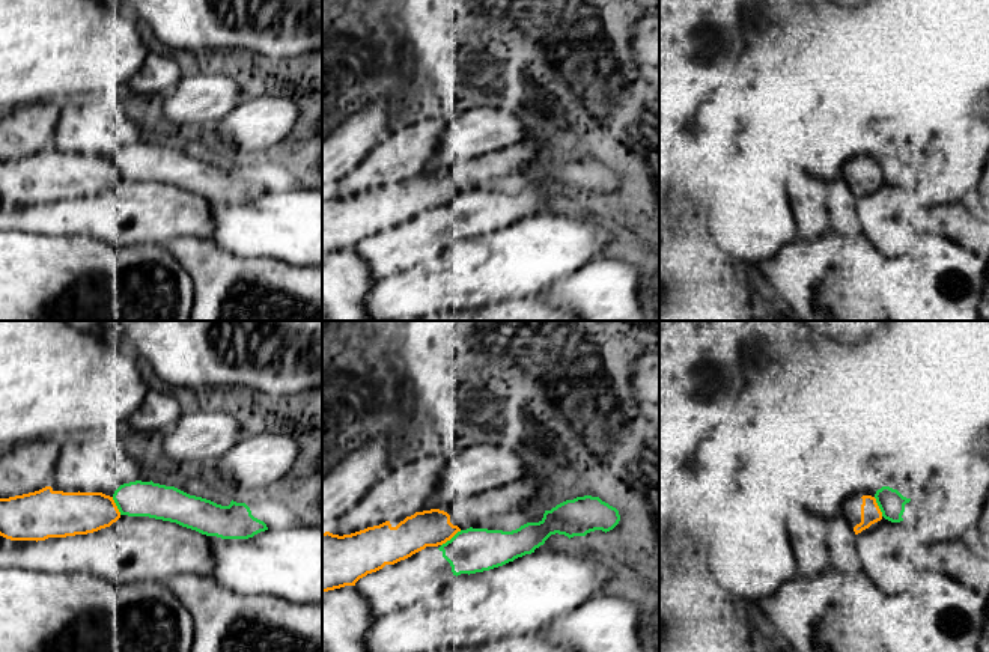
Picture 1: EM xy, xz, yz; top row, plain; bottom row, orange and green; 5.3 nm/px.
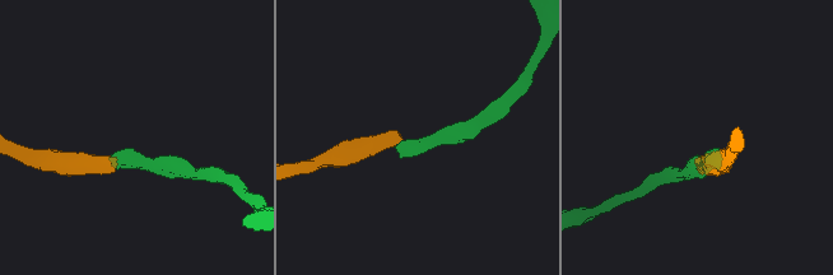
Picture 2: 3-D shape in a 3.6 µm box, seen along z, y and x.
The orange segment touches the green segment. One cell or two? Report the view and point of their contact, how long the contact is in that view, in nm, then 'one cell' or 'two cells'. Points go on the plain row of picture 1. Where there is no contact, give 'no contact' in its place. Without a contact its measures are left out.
xz (450, 201) | 140 nm | two cells

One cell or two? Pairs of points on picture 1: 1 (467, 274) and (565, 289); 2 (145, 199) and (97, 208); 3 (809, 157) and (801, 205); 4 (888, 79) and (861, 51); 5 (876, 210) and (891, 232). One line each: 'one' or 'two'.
1: two
2: one
3: two
4: one
5: one

